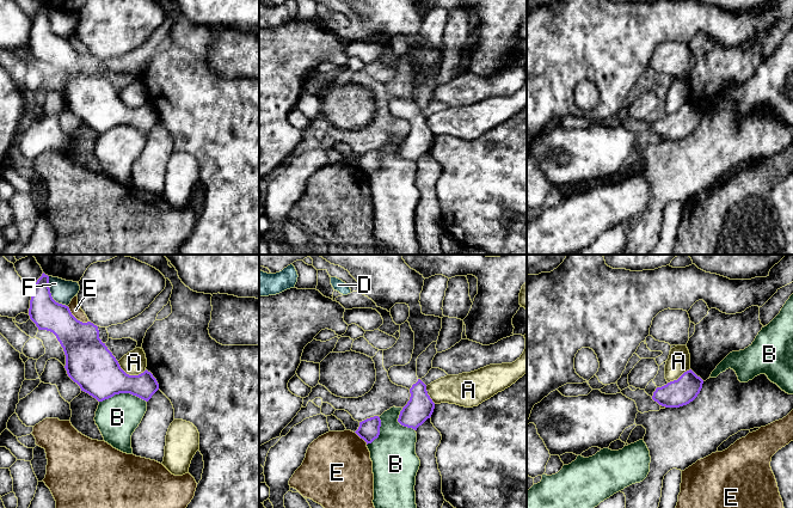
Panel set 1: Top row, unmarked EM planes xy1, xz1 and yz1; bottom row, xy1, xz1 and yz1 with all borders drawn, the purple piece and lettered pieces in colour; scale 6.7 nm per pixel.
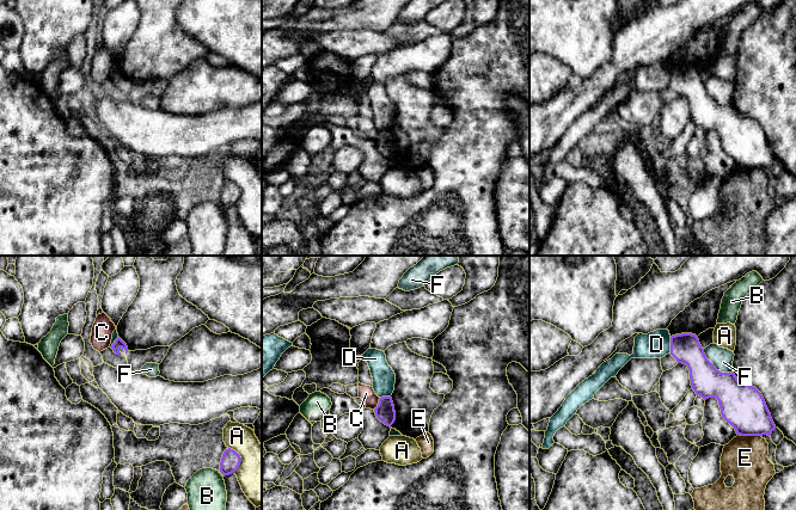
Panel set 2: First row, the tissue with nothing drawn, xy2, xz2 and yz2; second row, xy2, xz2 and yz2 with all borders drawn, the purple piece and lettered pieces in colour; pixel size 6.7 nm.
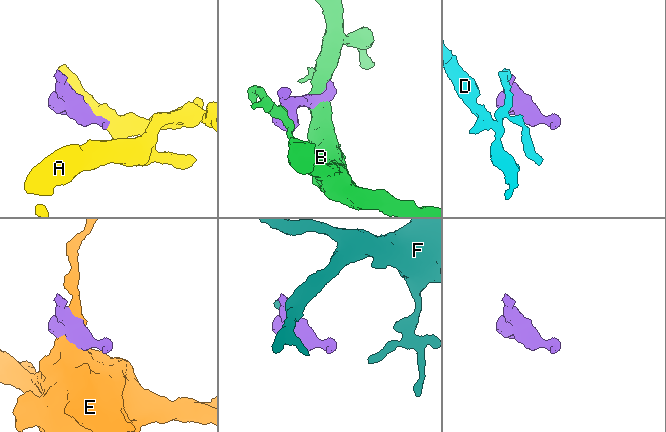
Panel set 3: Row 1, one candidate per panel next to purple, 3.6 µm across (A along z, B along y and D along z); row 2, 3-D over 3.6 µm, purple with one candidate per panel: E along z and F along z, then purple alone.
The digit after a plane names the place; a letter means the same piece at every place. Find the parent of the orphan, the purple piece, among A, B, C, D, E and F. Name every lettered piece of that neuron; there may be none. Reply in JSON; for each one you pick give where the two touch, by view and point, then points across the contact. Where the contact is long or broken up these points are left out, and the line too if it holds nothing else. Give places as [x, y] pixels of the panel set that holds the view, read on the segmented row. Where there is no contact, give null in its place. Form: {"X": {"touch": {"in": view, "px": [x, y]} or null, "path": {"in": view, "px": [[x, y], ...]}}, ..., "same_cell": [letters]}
{"same_cell": []}

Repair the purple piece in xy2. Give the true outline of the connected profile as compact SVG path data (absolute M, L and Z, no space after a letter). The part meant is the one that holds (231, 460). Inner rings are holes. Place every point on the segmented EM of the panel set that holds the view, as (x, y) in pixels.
M228 448L222 454L220 462L220 472L224 475L229 475L239 468L240 462L241 462L240 455L235 450Z

